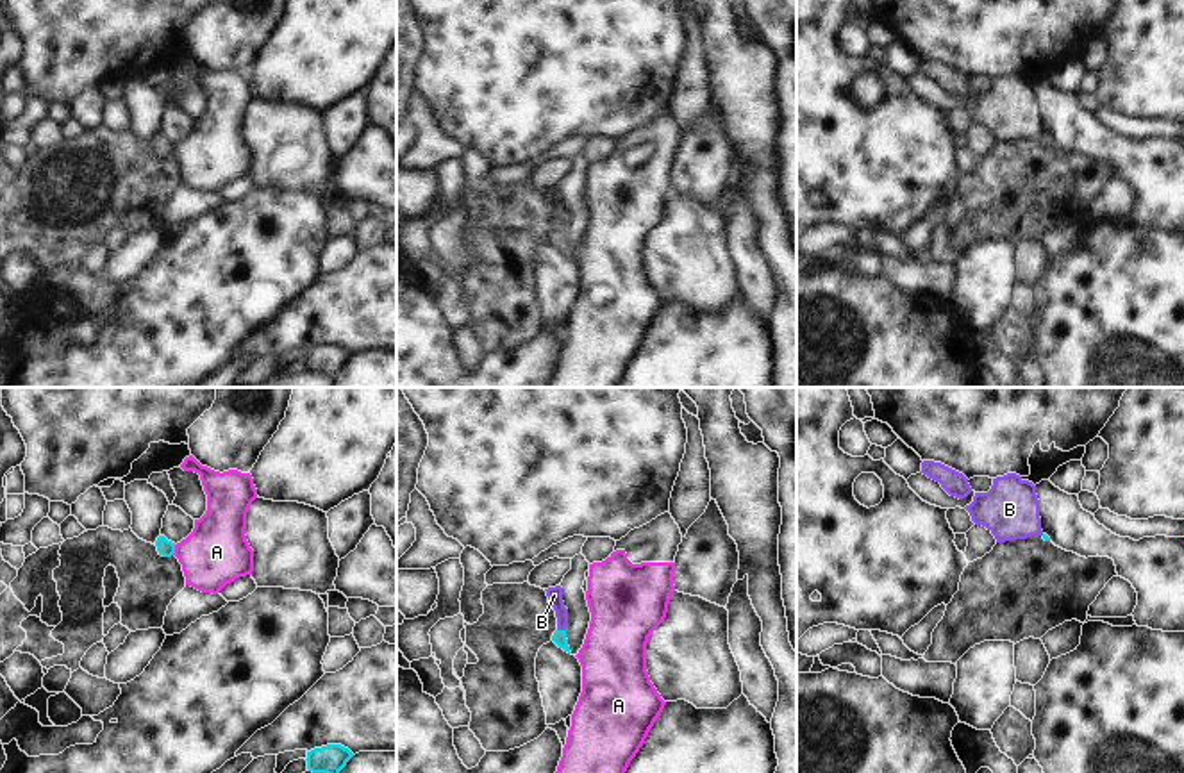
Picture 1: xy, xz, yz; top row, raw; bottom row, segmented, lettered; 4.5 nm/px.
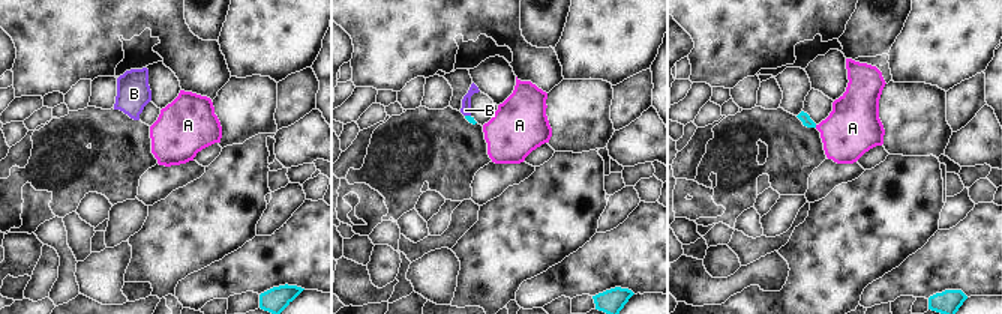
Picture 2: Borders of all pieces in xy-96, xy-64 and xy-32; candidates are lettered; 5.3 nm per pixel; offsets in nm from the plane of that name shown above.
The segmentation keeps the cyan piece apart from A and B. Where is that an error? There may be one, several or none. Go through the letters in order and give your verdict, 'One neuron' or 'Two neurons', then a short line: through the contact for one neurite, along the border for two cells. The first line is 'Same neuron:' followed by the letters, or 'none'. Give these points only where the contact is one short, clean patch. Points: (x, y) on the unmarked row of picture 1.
Same neuron: B
A: Two neurons
B: One neuron. Line: xz (559, 236), (561, 231), (561, 211), (554, 195).

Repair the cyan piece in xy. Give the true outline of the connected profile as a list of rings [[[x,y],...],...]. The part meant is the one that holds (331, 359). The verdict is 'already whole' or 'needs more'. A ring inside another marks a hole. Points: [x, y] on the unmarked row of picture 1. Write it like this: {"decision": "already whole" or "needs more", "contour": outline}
{"decision": "already whole", "contour": [[[327,345],[307,352],[307,370],[338,377],[354,353],[341,345]]]}

